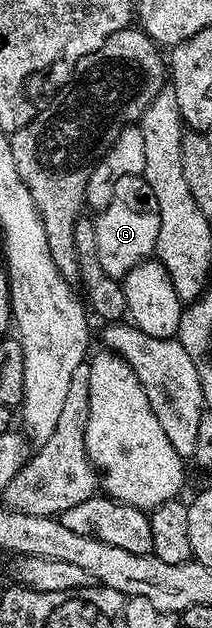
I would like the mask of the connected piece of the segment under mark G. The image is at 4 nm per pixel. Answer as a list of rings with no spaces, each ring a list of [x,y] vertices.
[[[143,175],[120,176],[120,180],[116,180],[112,198],[97,215],[94,227],[100,265],[107,279],[125,278],[136,264],[147,261],[155,253],[160,236],[160,204],[156,204],[156,196],[152,196],[152,188]]]

